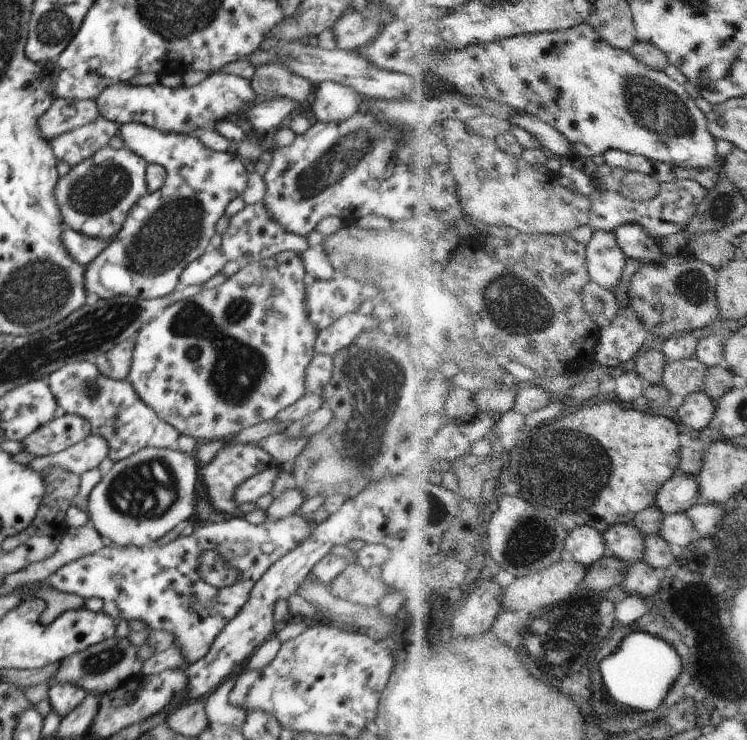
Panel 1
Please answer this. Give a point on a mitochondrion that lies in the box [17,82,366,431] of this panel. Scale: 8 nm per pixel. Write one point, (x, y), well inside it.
(235, 370)

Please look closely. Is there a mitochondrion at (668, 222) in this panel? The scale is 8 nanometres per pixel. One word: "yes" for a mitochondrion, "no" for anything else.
no

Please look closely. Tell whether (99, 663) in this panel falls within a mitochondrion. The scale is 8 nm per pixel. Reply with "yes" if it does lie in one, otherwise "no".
yes

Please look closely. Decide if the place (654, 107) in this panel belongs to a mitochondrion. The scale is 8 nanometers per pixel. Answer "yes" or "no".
yes

